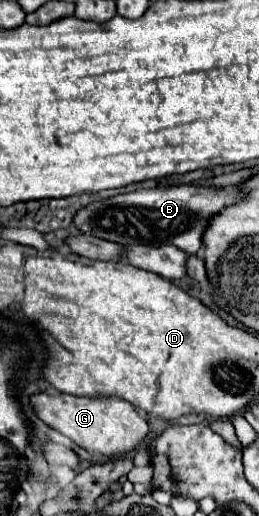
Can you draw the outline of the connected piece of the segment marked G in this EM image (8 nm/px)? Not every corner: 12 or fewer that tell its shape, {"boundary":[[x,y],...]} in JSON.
{"boundary":[[30,395],[48,427],[106,459],[134,451],[148,421],[118,397]]}

